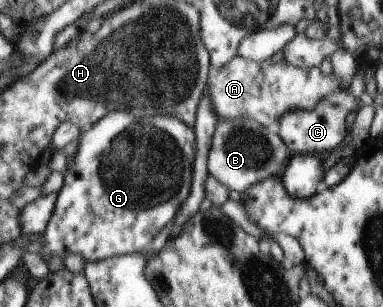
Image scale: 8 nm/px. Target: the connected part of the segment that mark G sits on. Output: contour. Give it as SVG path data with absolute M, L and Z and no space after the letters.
M126 110L108 112L92 129L80 132L73 163L65 173L54 215L43 235L43 251L46 255L63 258L76 253L87 262L145 253L154 237L175 221L174 217L191 195L197 157L195 127L188 127L180 117L156 115L141 118Z

